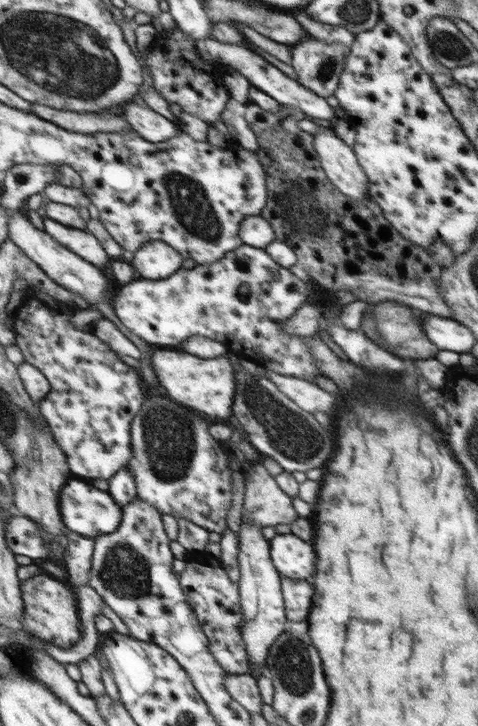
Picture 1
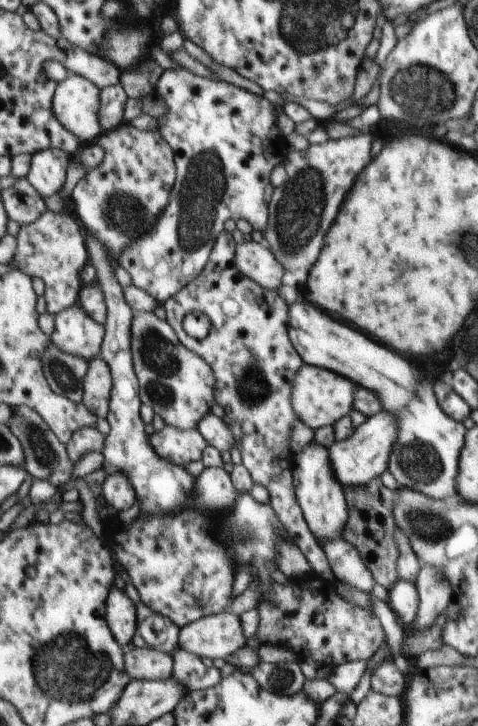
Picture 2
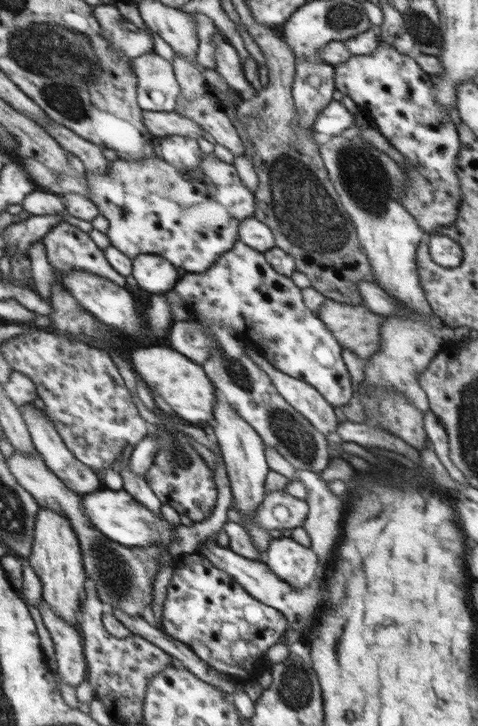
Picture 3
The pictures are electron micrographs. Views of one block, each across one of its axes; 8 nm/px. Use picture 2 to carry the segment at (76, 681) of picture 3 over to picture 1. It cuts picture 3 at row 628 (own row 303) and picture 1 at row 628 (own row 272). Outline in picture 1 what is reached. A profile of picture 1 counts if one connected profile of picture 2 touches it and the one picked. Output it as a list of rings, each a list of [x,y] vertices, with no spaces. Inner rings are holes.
[[[38,572],[21,582],[21,592],[26,604],[26,611],[22,618],[24,630],[29,634],[35,633],[43,637],[47,643],[61,648],[71,648],[81,640],[83,630],[78,593],[73,591],[68,581],[47,572]]]

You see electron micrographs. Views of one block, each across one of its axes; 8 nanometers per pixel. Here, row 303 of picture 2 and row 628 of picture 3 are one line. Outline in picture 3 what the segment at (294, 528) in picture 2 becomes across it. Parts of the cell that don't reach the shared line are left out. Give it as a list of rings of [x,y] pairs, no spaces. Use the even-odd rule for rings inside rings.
[[[194,553],[177,560],[163,604],[163,630],[169,636],[189,645],[197,656],[237,683],[249,685],[261,678],[261,673],[267,668],[263,656],[267,657],[267,649],[279,642],[287,622],[276,608],[251,597],[232,576],[217,568],[207,555]]]

